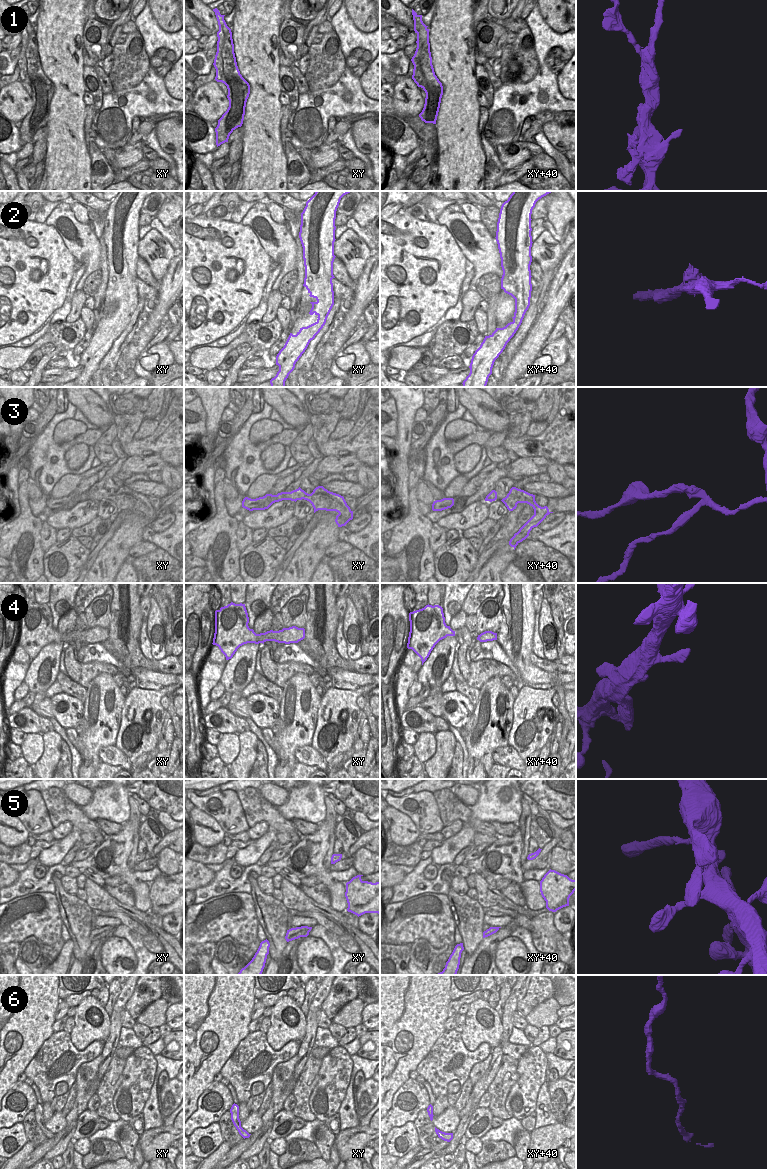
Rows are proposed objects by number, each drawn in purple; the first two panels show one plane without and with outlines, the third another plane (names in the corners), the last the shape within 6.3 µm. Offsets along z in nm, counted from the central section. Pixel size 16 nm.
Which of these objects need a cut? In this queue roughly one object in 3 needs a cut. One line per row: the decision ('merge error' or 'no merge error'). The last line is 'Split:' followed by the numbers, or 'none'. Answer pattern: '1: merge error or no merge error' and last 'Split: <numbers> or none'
1: merge error
2: no merge error
3: merge error
4: no merge error
5: no merge error
6: no merge error
Split: 1, 3

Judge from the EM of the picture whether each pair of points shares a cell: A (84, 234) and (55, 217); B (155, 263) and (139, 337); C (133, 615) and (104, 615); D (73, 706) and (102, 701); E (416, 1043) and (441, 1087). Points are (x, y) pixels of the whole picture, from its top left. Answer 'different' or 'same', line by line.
A: same
B: different
C: different
D: different
E: different

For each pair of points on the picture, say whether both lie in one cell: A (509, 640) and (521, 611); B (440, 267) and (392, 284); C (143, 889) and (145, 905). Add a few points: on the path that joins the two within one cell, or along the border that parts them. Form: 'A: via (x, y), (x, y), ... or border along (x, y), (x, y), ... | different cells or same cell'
A: via (515, 633), (518, 618) | same cell
B: via (427, 267), (415, 268), (401, 274) | same cell
C: via (143, 893), (143, 901) | same cell

